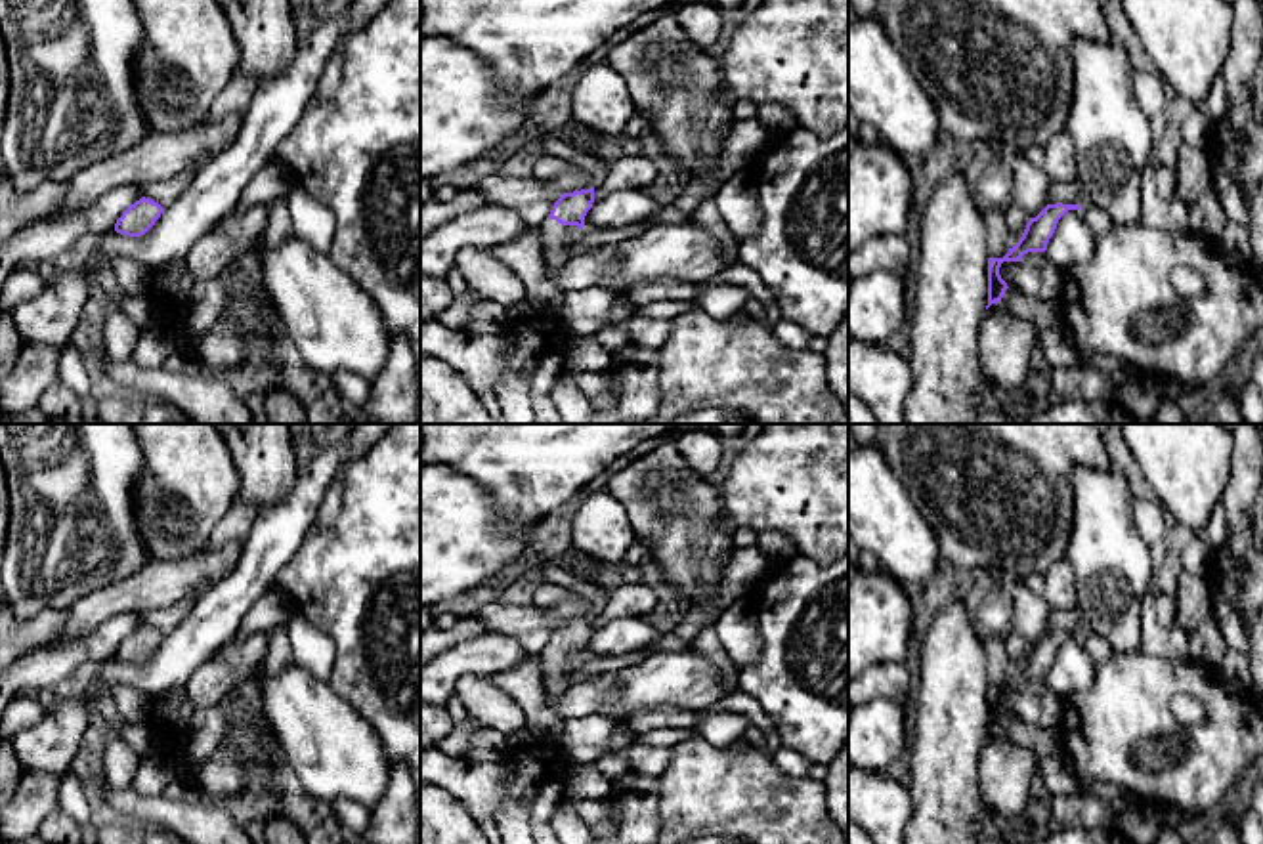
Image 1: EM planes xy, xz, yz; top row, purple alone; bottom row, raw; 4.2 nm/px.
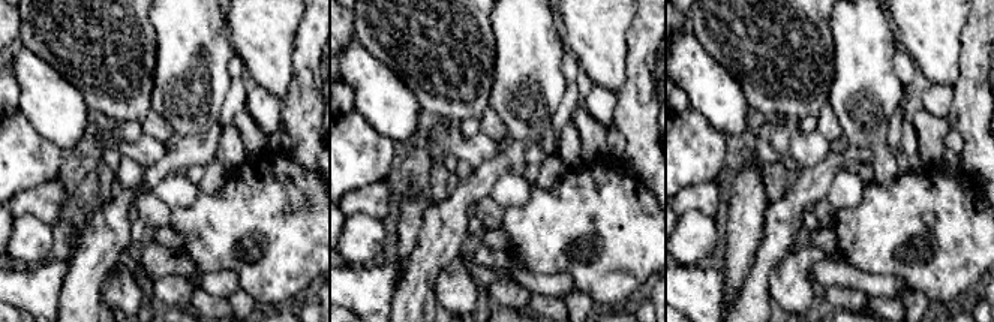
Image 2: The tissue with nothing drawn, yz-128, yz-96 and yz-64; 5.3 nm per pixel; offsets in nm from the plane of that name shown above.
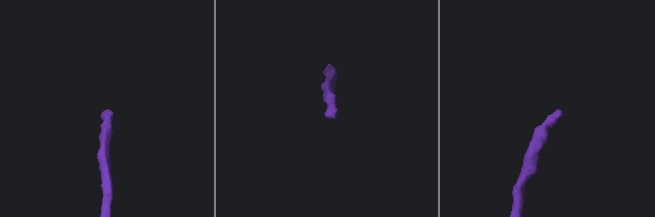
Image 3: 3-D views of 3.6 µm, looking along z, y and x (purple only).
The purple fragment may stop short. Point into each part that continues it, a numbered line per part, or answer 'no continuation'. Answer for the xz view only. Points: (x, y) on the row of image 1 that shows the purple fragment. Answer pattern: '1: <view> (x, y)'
1: xz (556, 239)

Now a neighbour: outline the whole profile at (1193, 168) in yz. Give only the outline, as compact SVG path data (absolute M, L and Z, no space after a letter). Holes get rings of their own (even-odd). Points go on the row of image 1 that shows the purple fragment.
M1183 143L1177 151L1175 170L1177 206L1188 208L1194 200L1211 189L1211 170L1206 149Z

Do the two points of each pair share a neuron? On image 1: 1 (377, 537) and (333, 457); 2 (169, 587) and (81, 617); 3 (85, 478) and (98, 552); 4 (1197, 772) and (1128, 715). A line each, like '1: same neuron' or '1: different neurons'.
1: different neurons
2: same neuron
3: same neuron
4: same neuron

